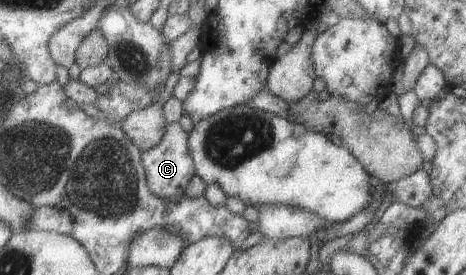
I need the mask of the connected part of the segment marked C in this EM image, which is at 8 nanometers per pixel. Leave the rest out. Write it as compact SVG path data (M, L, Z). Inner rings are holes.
M178 121L166 123L158 144L140 152L148 190L154 193L154 196L170 202L178 202L180 197L185 194L185 186L188 181L195 174L195 168L187 149L187 132L182 130Z

